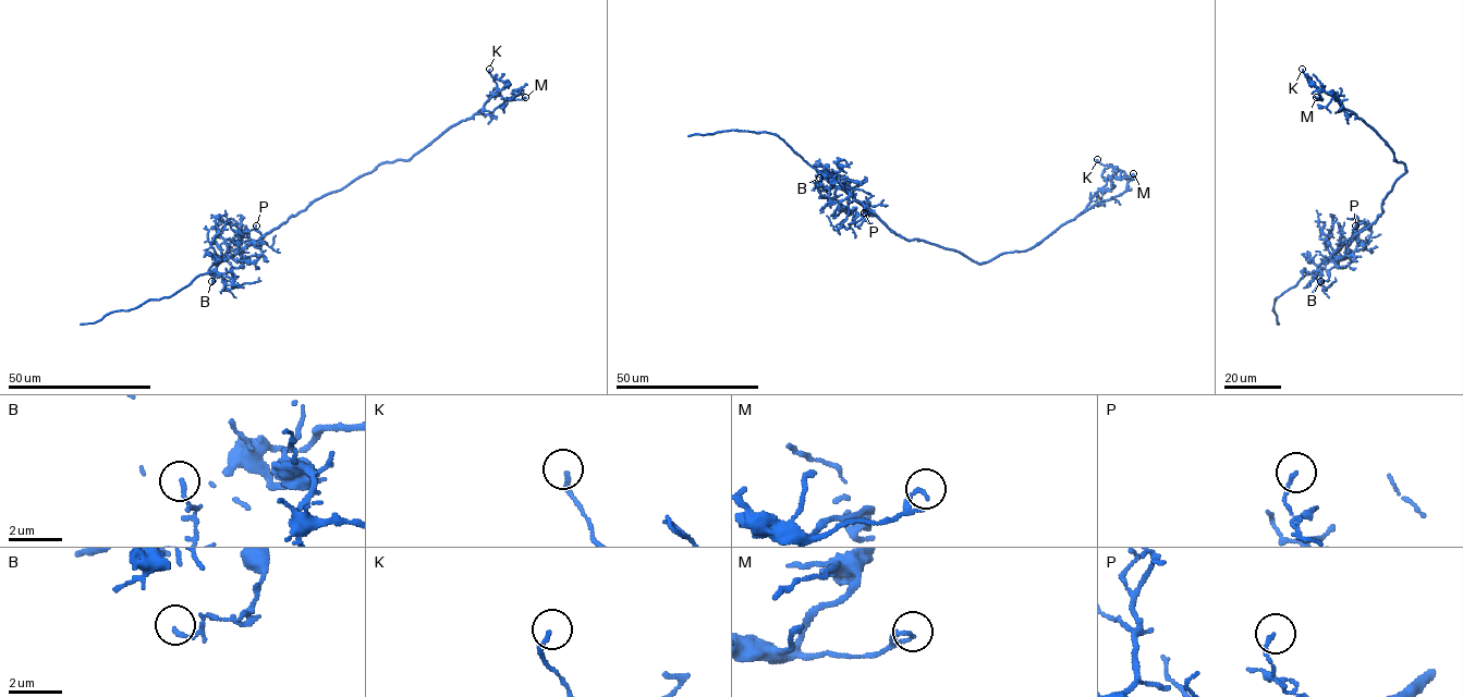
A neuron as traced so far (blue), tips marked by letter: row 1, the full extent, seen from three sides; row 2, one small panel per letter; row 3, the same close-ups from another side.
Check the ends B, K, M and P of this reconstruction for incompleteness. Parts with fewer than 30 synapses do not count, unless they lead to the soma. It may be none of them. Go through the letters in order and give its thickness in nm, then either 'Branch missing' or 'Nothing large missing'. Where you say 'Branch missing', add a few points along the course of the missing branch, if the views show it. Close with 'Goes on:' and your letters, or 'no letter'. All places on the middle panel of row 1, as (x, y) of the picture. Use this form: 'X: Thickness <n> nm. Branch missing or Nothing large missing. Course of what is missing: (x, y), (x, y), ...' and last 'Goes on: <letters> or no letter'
B: Thickness 150 nm. Nothing large missing
K: Thickness 180 nm. Nothing large missing
M: Thickness 170 nm. Nothing large missing
P: Thickness 140 nm. Nothing large missing
Goes on: no letter

